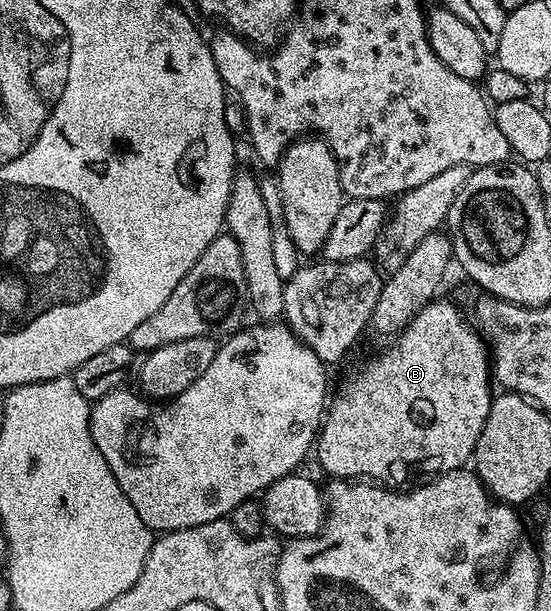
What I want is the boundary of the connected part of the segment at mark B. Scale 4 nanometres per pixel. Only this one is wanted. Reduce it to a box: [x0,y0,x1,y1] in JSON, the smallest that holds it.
[314,298,494,485]

